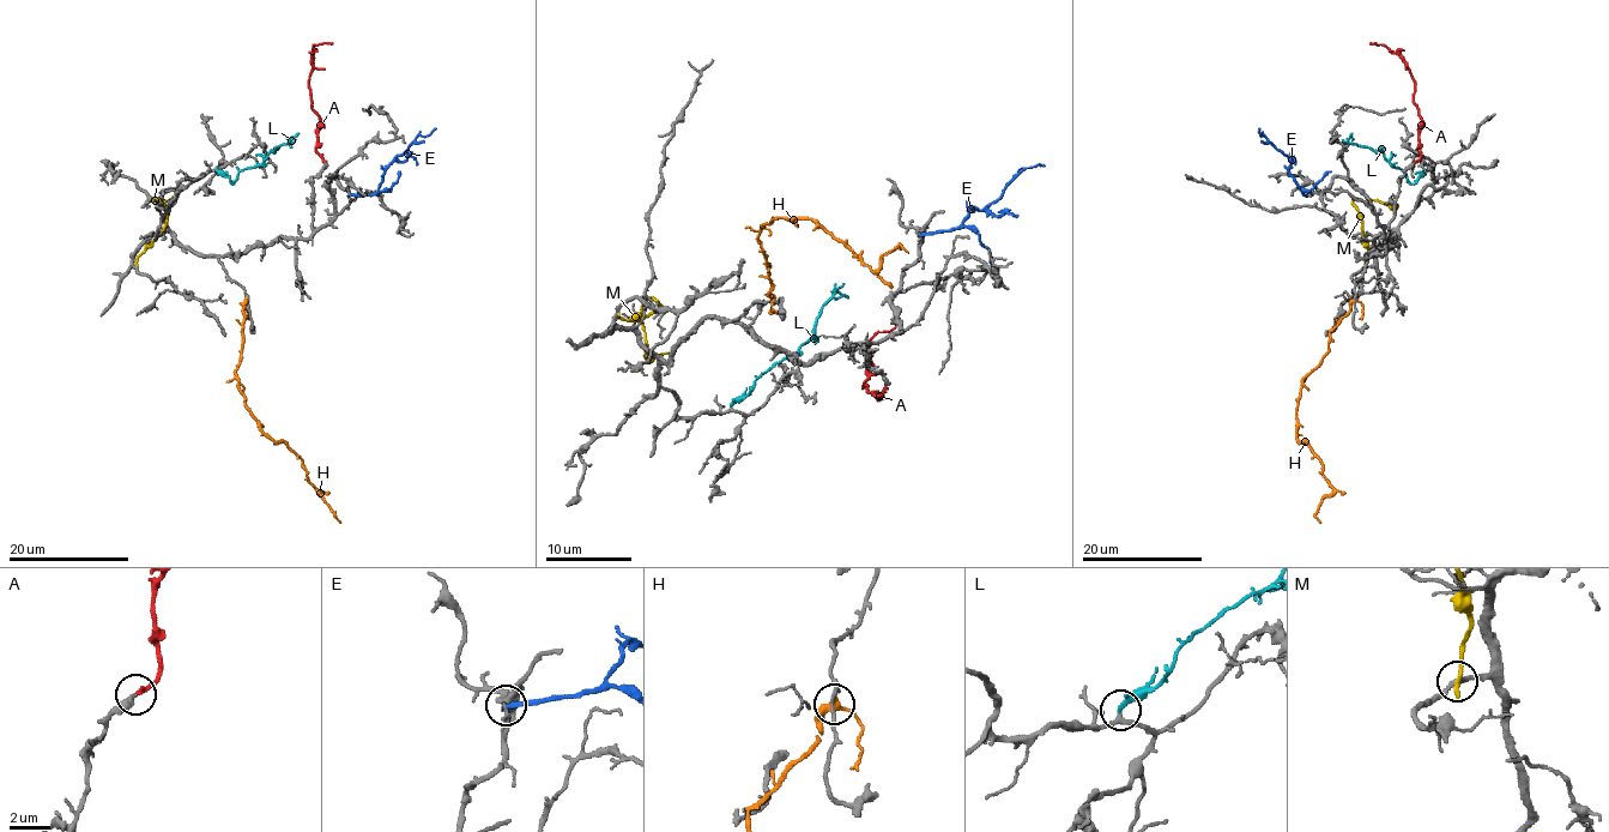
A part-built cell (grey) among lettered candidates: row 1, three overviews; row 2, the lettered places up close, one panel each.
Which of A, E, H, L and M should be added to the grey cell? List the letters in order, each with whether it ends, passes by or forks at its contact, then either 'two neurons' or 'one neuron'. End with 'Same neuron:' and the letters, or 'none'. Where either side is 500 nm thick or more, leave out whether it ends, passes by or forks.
A: it ends; one neuron
E: it ends; two neurons
H: it passes by; two neurons
L: it passes by; one neuron
M: it ends; two neurons
Same neuron: A, L

